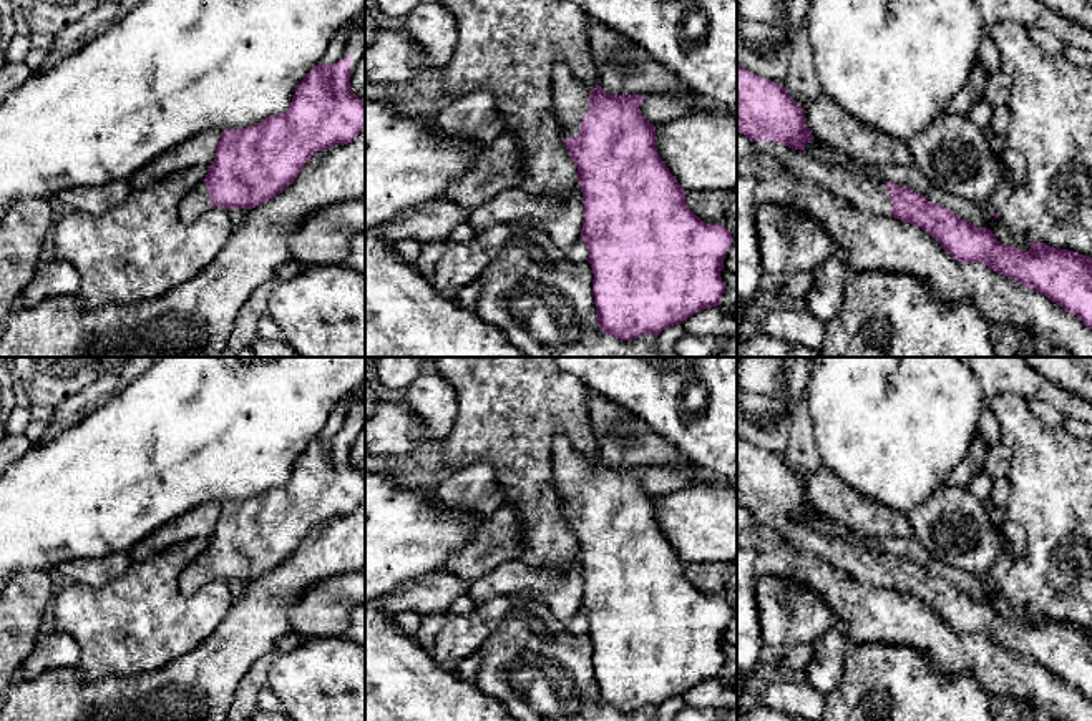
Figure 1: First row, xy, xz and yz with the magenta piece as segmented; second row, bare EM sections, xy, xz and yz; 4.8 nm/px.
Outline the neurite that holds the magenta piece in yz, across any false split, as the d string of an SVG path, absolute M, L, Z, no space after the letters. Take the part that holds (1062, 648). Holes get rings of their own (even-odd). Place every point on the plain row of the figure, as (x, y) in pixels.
M737 437L737 503L743 505L752 517L763 527L773 530L780 538L790 542L800 552L813 553L828 562L833 568L848 573L853 580L870 583L880 590L895 590L921 600L931 606L941 620L959 635L984 635L991 643L1017 653L1024 660L1036 661L1052 674L1077 688L1089 701L1092 701L1092 630L1074 623L1049 618L1046 615L1031 613L1031 621L1022 623L1014 618L1001 616L991 601L976 600L961 591L958 586L941 576L933 576L923 566L911 560L890 553L878 553L866 547L853 545L846 540L823 535L805 523L805 517L813 513L813 507L807 498L803 480L787 465L783 457L757 449Z

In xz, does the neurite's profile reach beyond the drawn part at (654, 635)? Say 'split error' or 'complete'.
split error

